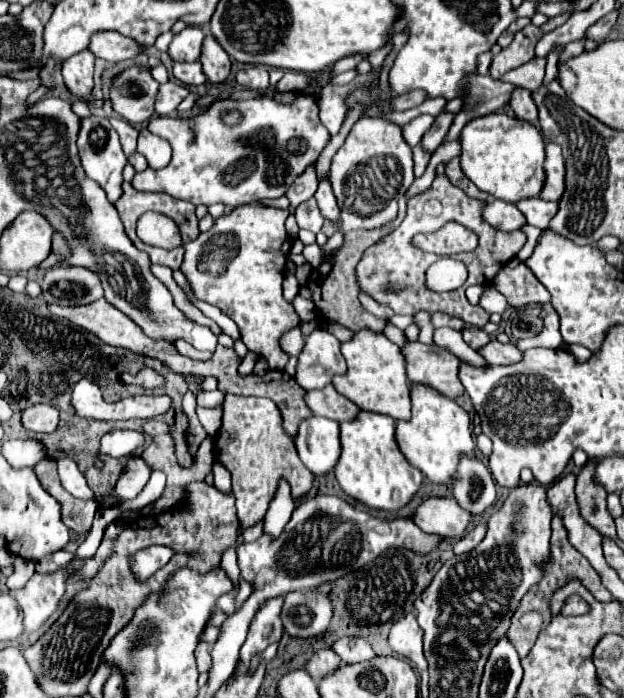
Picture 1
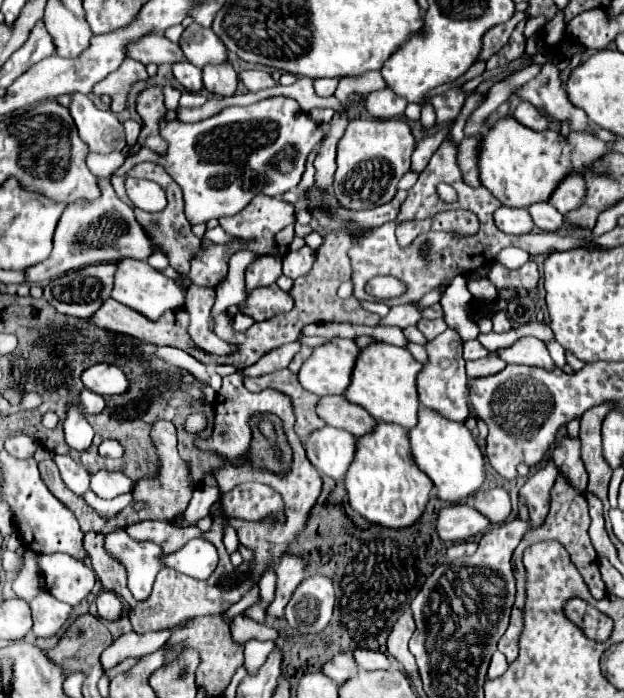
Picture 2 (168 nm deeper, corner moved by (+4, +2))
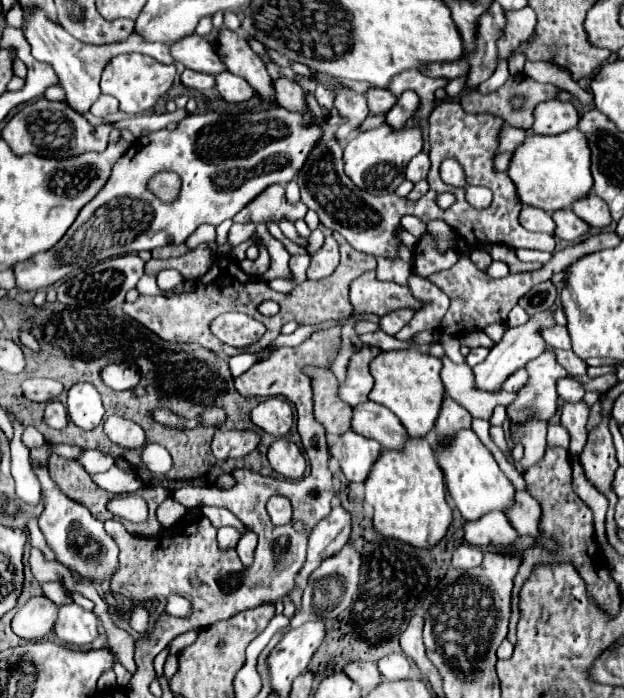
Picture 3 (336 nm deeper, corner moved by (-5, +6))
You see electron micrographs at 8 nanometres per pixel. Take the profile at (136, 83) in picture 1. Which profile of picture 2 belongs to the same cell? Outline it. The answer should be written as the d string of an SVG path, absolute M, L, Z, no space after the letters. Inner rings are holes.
M150 86L138 96L136 110L142 118L142 132L138 138L140 146L150 146L154 152L166 152L166 144L158 134L158 118L164 118L167 112L160 86Z

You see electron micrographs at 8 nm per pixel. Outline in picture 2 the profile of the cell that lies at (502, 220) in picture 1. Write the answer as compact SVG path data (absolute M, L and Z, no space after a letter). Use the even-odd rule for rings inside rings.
M498 208L498 212L494 212L494 220L496 226L506 232L506 234L528 234L534 230L534 222L528 210L522 208Z

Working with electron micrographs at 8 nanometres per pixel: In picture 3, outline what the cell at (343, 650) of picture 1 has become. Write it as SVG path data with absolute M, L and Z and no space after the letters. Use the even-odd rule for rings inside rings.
M389 654L381 658L377 666L385 680L403 680L411 674L411 664L403 654Z

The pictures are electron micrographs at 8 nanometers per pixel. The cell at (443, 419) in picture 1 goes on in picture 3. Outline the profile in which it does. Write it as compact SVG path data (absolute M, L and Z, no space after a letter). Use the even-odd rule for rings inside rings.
M459 430L451 440L437 440L437 462L447 478L449 494L465 520L475 520L491 510L505 510L513 504L513 484L499 470L491 450L473 430Z

